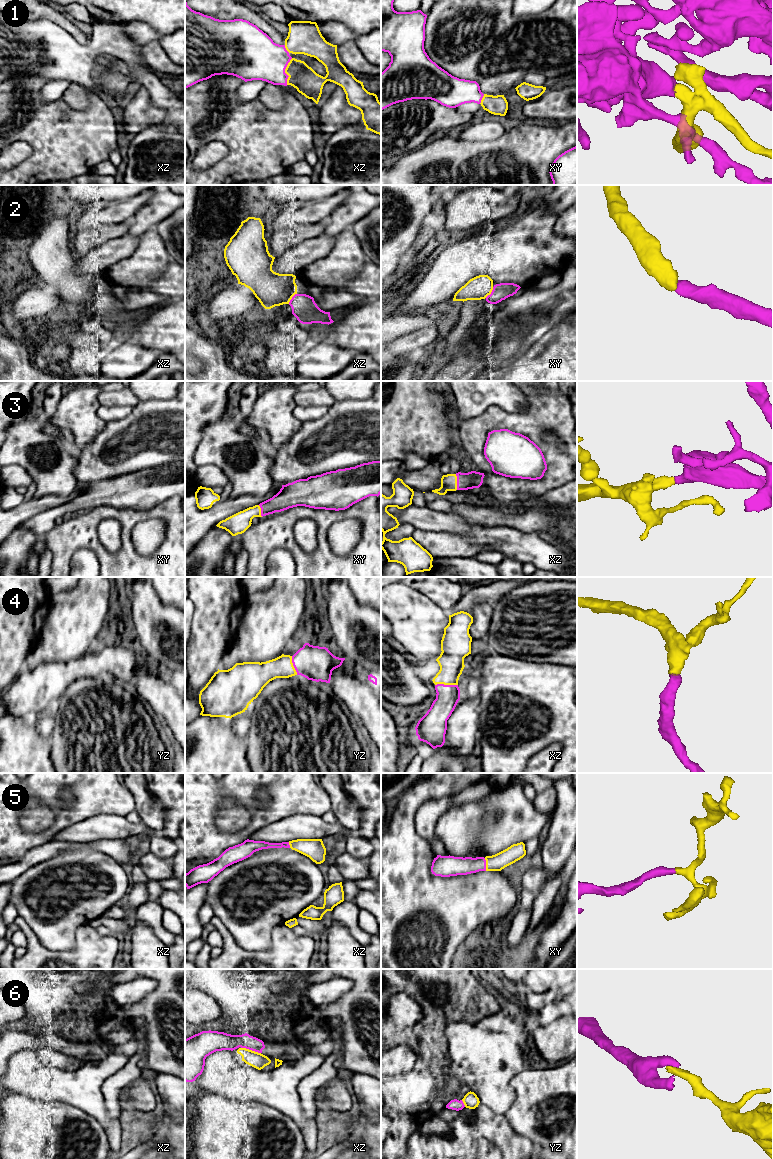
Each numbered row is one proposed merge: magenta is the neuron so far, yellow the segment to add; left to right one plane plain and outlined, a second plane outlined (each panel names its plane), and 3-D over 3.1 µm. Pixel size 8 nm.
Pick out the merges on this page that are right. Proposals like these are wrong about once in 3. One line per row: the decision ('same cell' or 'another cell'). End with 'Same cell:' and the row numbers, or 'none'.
1: same cell
2: same cell
3: same cell
4: same cell
5: same cell
6: another cell
Same cell: 1, 2, 3, 4, 5

